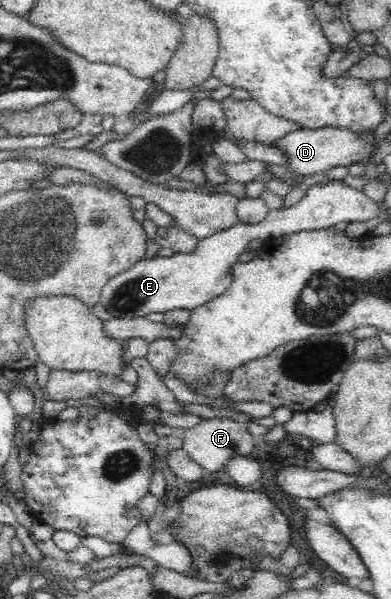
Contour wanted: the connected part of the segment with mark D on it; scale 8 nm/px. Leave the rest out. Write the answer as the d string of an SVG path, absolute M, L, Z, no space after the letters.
M295 130L278 140L275 140L271 147L275 147L281 157L283 157L283 166L290 172L293 172L298 178L313 176L313 174L326 173L329 168L337 166L349 166L354 162L365 162L373 149L373 137L365 136L358 138L351 132L342 132L341 130Z

